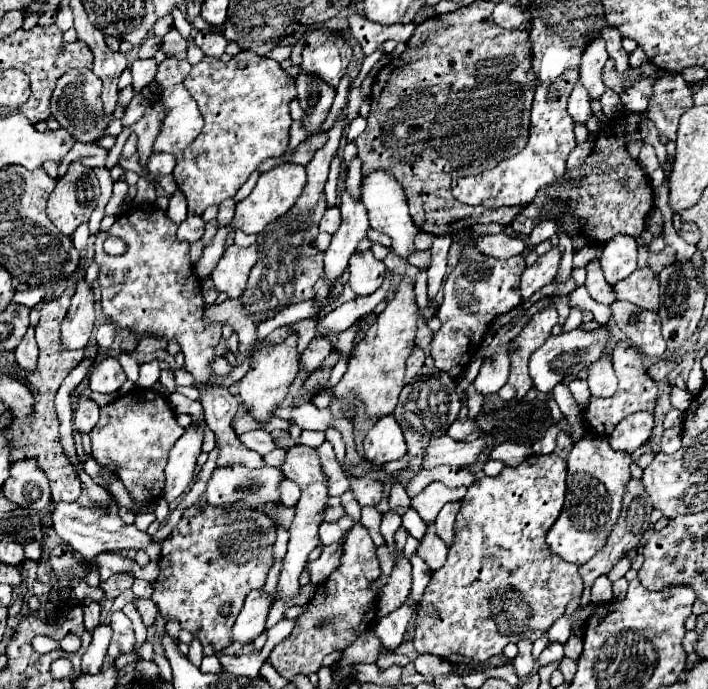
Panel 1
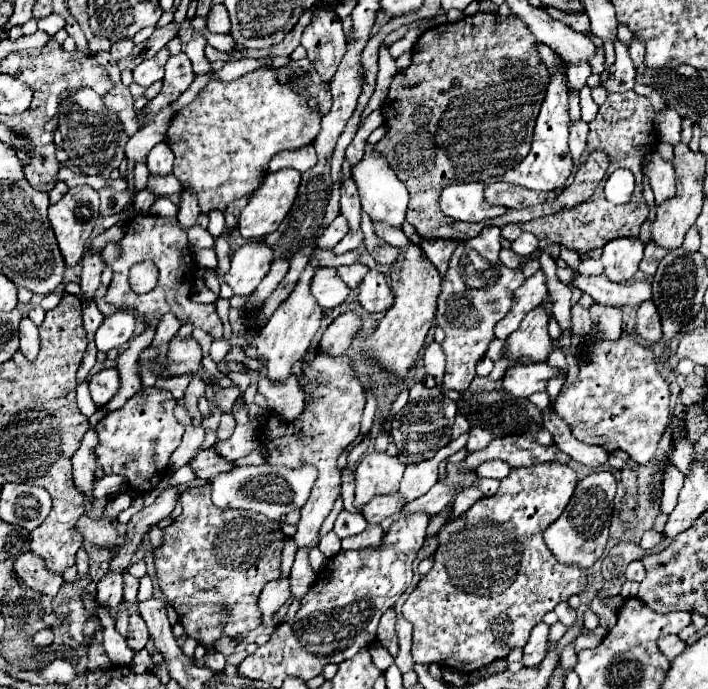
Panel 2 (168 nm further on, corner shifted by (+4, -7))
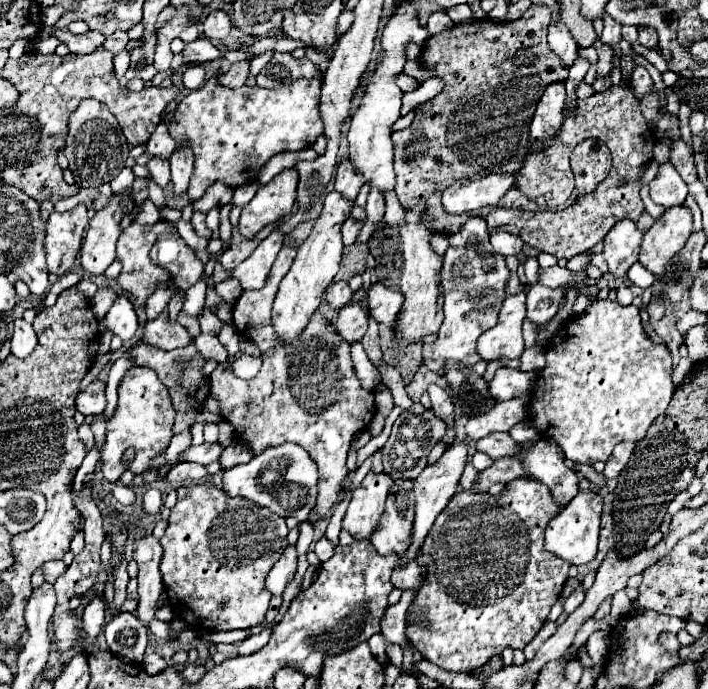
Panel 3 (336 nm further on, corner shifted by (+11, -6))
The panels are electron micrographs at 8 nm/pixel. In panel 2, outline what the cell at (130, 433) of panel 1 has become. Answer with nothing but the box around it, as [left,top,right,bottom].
[96,388,184,494]

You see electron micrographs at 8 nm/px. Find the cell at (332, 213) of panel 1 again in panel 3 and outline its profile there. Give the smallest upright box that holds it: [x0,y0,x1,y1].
[343,219,363,245]

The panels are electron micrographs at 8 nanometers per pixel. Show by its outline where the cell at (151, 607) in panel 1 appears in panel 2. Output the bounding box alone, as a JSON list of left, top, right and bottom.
[126,614,148,652]

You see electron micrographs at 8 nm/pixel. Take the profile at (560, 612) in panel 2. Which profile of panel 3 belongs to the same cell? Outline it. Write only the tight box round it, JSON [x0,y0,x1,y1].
[565,585,585,613]

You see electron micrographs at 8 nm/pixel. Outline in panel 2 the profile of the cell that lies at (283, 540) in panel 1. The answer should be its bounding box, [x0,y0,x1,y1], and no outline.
[212,462,316,522]

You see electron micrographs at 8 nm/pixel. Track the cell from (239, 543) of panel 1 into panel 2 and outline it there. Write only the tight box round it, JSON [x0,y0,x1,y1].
[154,486,286,652]

